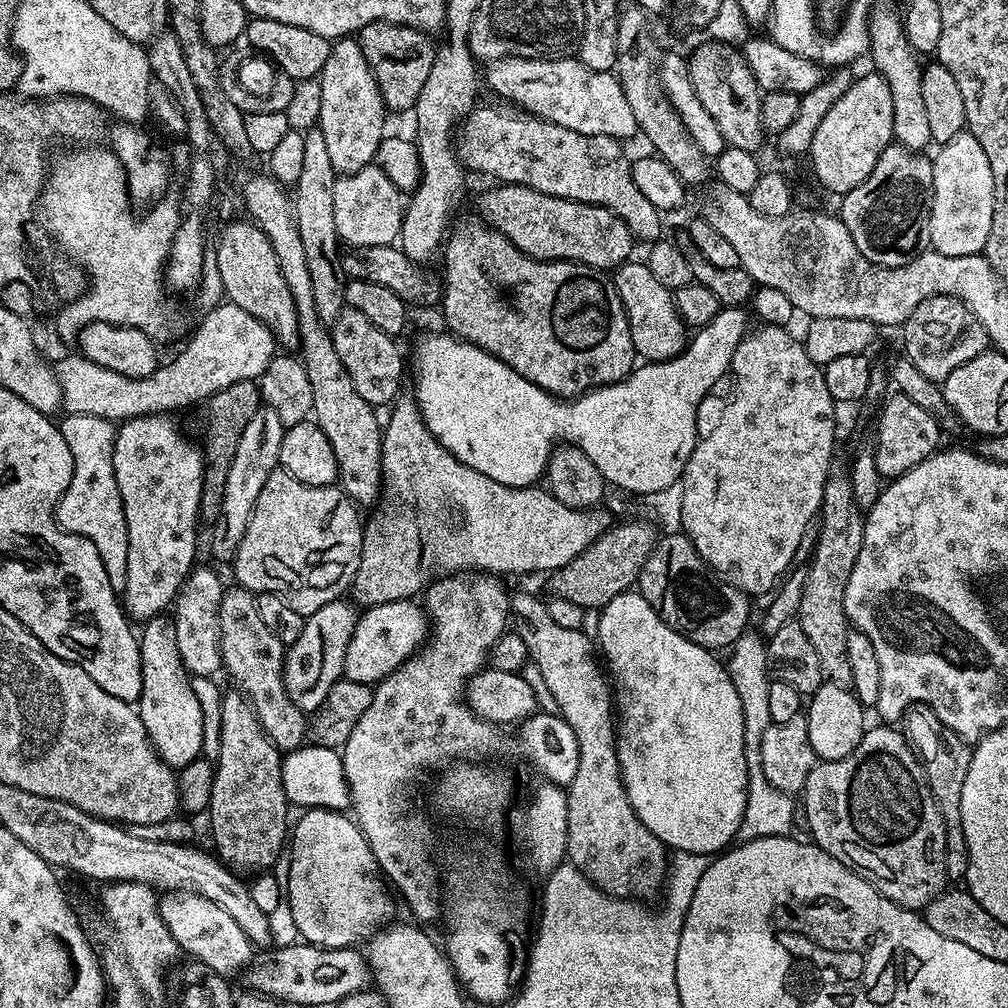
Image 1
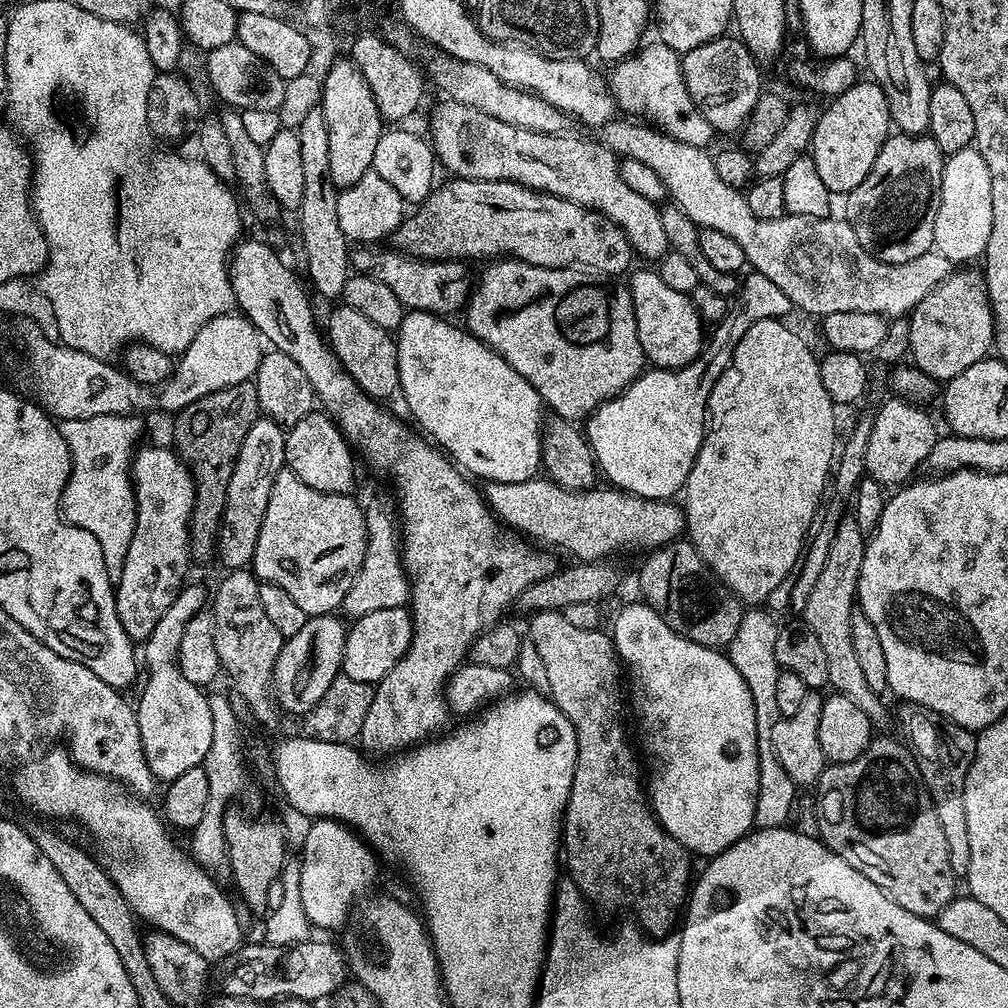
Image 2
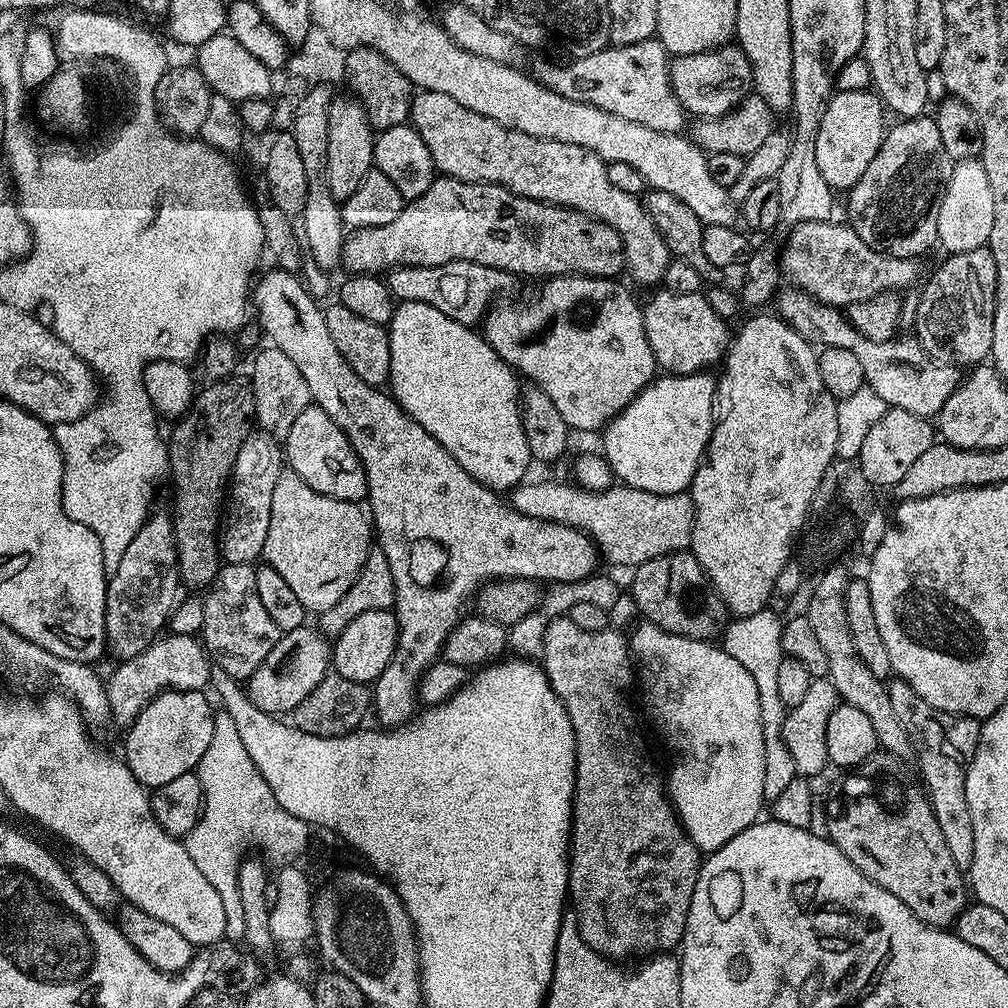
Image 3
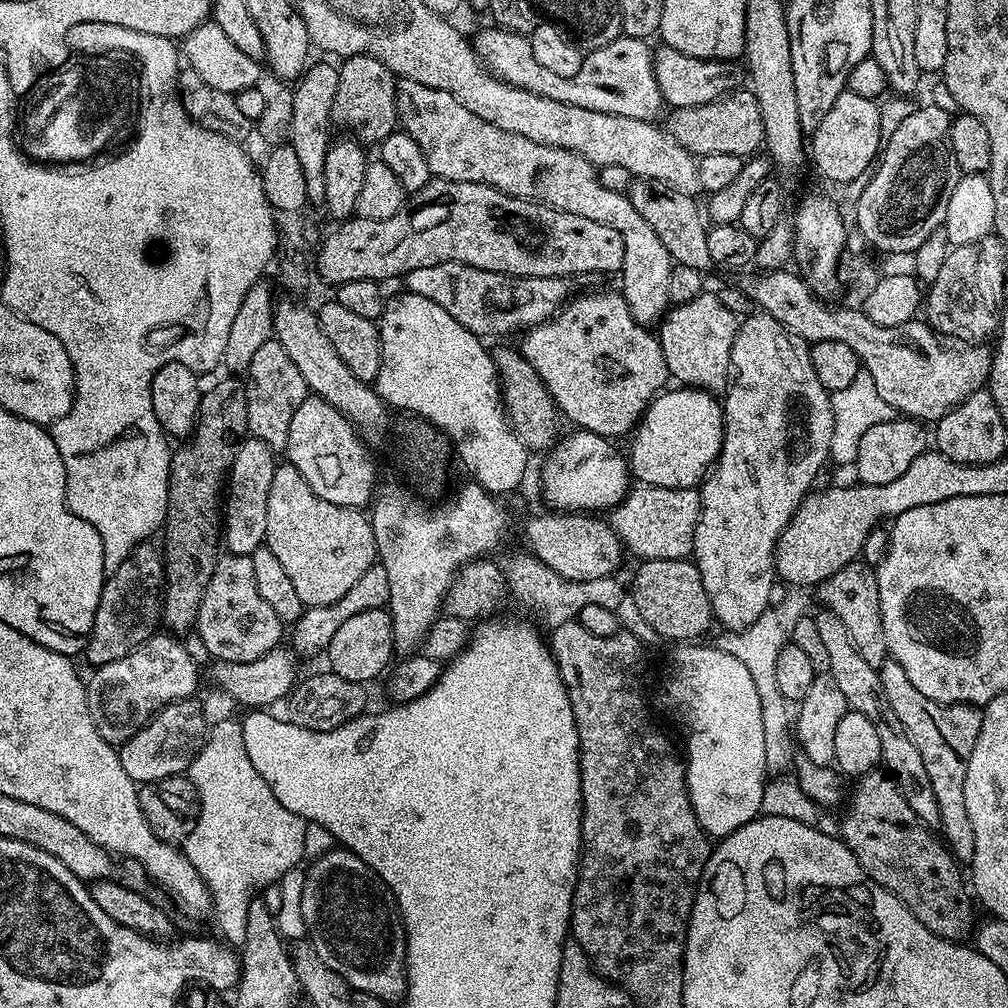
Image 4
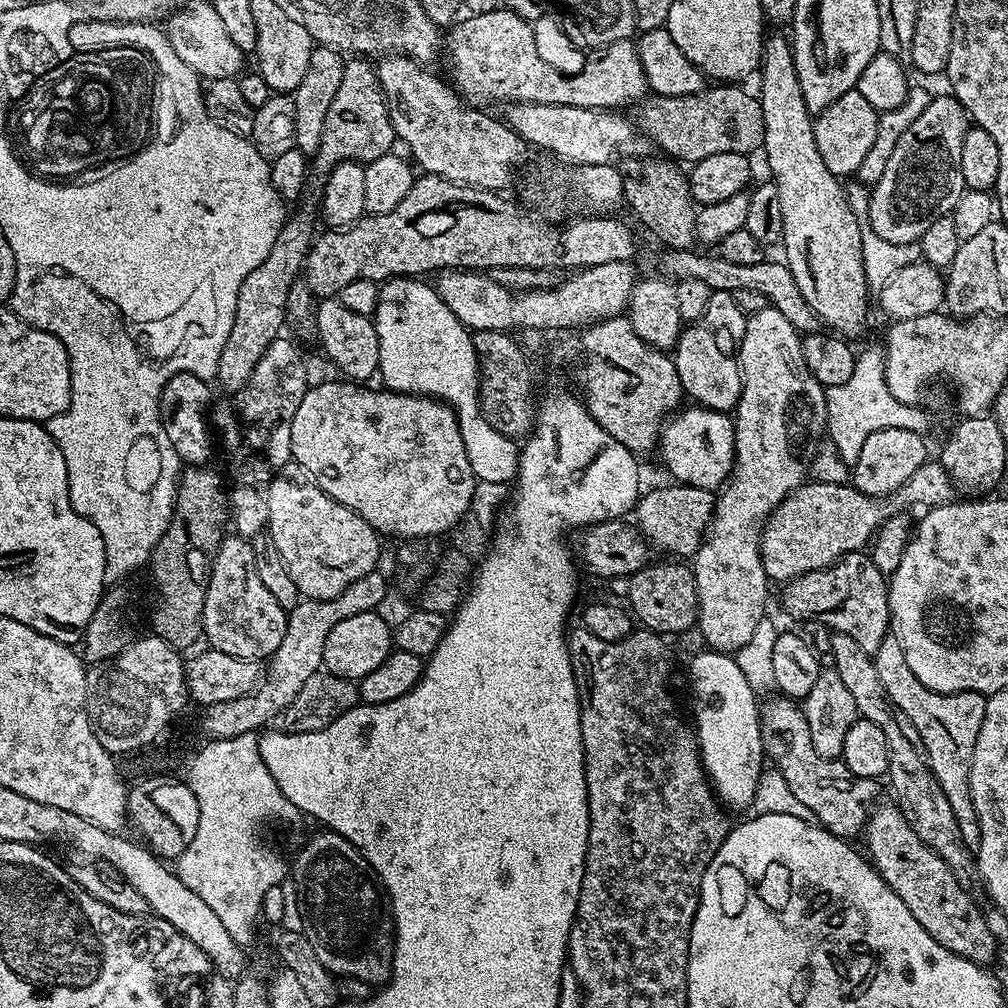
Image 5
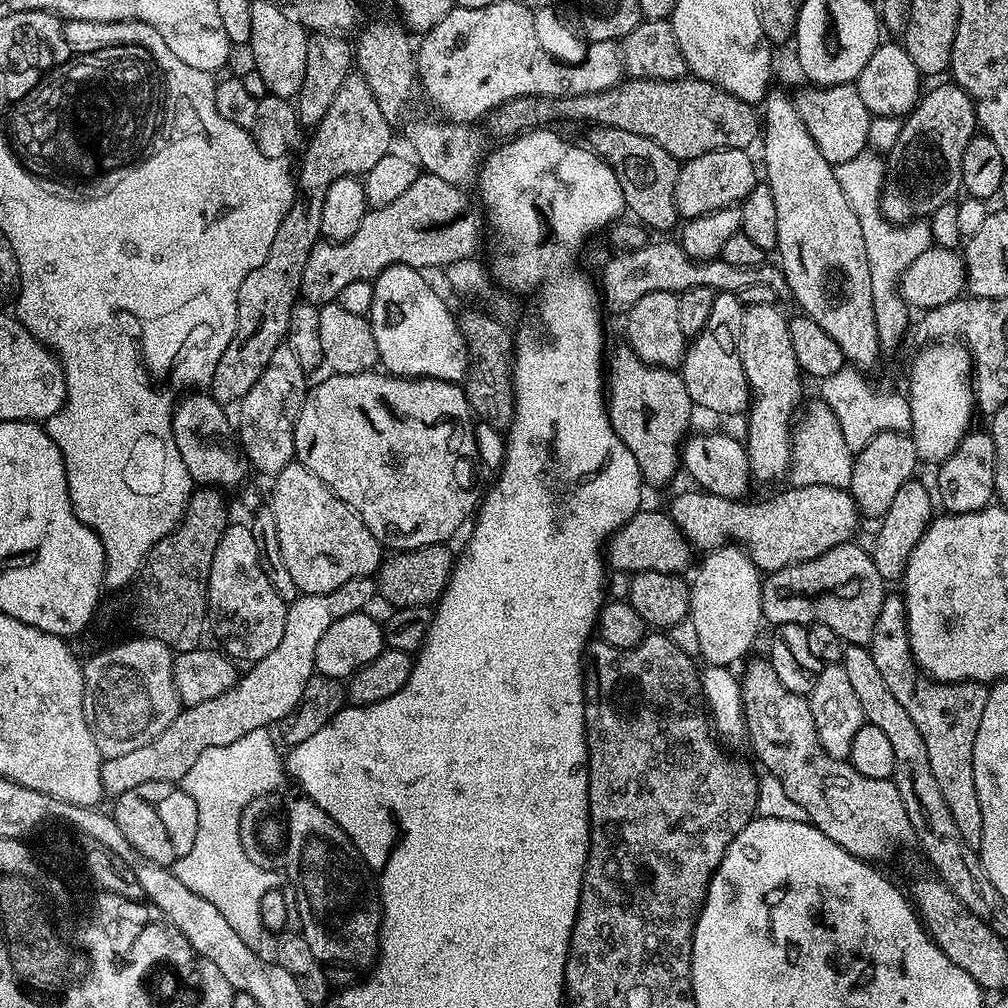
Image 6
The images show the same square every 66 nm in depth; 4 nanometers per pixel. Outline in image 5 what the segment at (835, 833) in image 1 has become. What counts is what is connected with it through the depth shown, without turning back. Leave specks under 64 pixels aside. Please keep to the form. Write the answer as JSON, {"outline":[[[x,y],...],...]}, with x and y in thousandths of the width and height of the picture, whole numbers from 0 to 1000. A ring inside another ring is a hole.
{"outline":[[[870,797],[865,802],[855,824],[855,832],[857,831],[861,836],[859,849],[865,860],[877,872],[879,879],[883,879],[883,883],[887,883],[887,887],[891,887],[891,891],[899,895],[899,903],[903,903],[903,907],[911,911],[915,923],[919,923],[919,927],[923,927],[923,931],[927,931],[931,938],[938,938],[938,942],[967,956],[983,957],[983,952],[987,953],[990,948],[990,936],[988,937],[988,929],[984,926],[979,911],[972,906],[971,899],[964,894],[967,893],[965,886],[959,885],[950,875],[950,871],[946,871],[942,859],[938,859],[938,855],[935,855],[935,851],[931,851],[931,847],[923,843],[923,839],[919,839],[919,835],[911,831],[911,827],[907,827],[907,823],[903,823],[903,815],[899,815],[892,798],[875,797]]]}

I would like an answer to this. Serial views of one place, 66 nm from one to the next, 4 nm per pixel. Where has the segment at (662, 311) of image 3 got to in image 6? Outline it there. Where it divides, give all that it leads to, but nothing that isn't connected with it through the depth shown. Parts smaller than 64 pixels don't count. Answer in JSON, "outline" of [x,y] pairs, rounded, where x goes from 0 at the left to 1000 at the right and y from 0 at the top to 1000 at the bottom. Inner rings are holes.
{"outline":[[[712,290],[708,296],[708,308],[704,308],[704,315],[700,317],[700,323],[691,333],[686,334],[679,351],[677,372],[681,379],[681,387],[685,391],[688,402],[691,406],[699,405],[702,409],[711,409],[714,413],[730,413],[741,410],[744,404],[744,386],[742,376],[738,370],[738,364],[734,358],[734,350],[731,342],[734,333],[738,329],[736,315],[738,314],[739,302],[734,299],[733,293],[728,290]]]}

